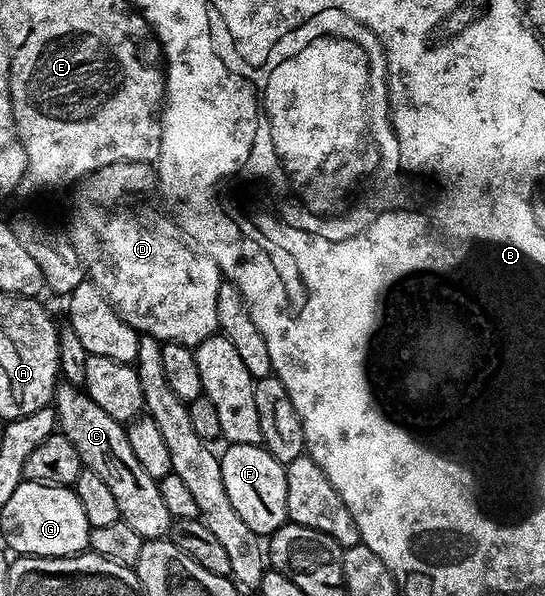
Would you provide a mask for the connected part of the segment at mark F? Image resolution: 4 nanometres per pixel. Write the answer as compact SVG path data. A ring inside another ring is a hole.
M228 444L219 455L222 468L222 484L226 484L226 496L234 504L234 512L242 516L242 521L255 534L270 536L279 526L288 521L286 512L286 472L285 463L274 460L263 445Z

